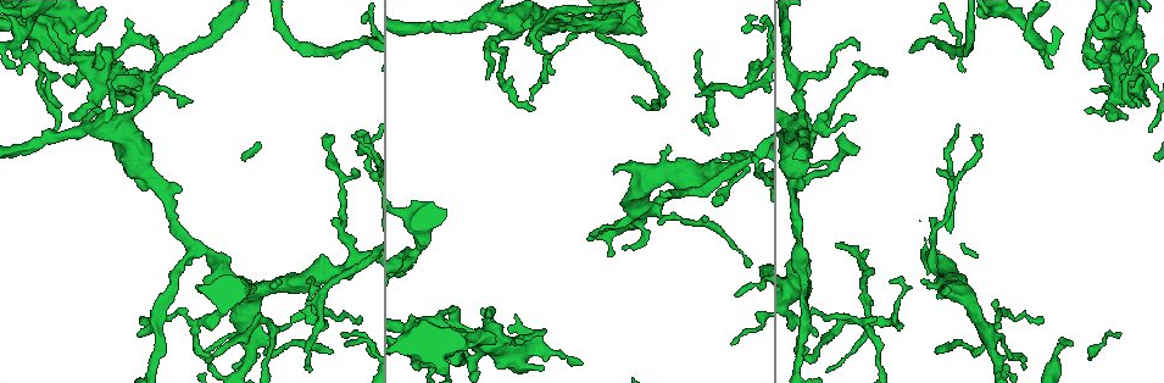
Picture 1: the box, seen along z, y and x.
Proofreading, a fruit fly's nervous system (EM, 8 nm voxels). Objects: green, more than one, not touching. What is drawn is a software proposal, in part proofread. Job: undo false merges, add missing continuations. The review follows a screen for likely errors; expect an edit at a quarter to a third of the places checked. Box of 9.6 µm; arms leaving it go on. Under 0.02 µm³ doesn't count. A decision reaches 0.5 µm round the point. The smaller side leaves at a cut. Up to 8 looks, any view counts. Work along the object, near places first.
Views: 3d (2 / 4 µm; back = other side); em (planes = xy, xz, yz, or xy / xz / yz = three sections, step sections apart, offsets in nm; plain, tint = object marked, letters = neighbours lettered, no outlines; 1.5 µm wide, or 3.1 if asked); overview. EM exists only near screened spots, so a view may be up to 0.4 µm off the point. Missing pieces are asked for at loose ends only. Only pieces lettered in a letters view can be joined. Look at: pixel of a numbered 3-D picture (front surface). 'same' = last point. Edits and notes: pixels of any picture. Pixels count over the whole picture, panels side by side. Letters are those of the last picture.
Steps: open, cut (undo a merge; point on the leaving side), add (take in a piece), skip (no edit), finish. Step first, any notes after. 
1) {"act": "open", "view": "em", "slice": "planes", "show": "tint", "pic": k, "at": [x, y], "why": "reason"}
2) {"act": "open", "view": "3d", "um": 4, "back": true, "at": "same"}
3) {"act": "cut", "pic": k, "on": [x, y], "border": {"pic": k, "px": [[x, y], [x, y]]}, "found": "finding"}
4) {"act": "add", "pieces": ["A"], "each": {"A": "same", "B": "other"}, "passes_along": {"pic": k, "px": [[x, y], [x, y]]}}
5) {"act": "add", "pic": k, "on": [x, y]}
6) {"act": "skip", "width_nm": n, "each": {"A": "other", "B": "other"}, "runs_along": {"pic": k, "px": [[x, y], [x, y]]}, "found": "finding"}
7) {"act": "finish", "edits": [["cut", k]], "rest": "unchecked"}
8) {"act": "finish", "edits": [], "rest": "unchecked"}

{"act": "open", "view": "em", "slice": "planes", "show": "letters", "pic": 1, "at": [151, 46], "why": "thin end"}

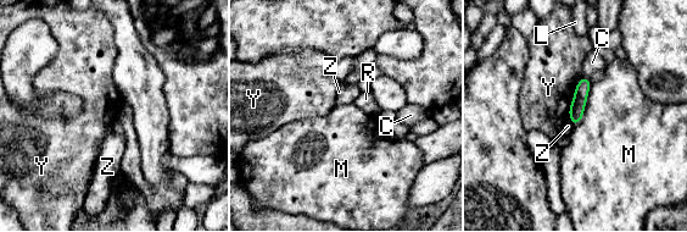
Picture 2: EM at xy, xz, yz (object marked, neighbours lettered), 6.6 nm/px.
{"act": "skip", "longest_contact_nm": ["M", 320], "each": {"C": "other", "L": "other", "M": "other", "R": "other", "Y": "other", "Z": "other"}, "runs_along": {"pic": 2, "px": [[585, 79], [575, 112], [575, 121]]}, "found": "none of them fits"}

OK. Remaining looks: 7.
{"act": "open", "view": "em", "slice": "xz", "step": 8, "show": "tint", "pic": 1, "at": [194, 324], "why": "sharp bend"}

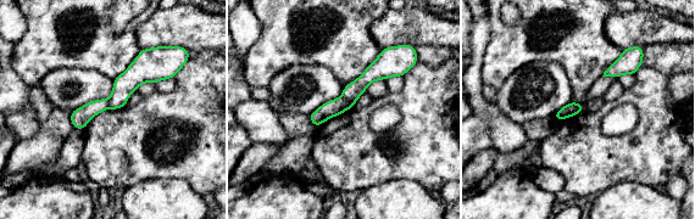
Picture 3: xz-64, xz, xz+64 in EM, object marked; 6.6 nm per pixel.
{"act": "open", "view": "em", "slice": "planes", "show": "letters", "at": "same", "why": "another direction"}

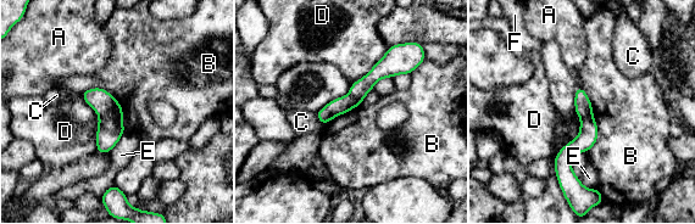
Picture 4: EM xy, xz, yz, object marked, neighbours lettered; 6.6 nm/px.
{"act": "cut", "pic": 4, "on": [338, 106], "width_nm": 120, "each": {"A": "other", "B": "other", "C": "other", "D": "other", "E": "other", "F": "other"}, "part_leaving": {"pic": 4, "px": [[579, 90], [585, 135], [566, 155], [573, 179]]}, "found": "two neurons meet here"}

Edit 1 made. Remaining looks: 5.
{"act": "finish", "edits": [["cut", 4]], "rest": "unchecked"}

